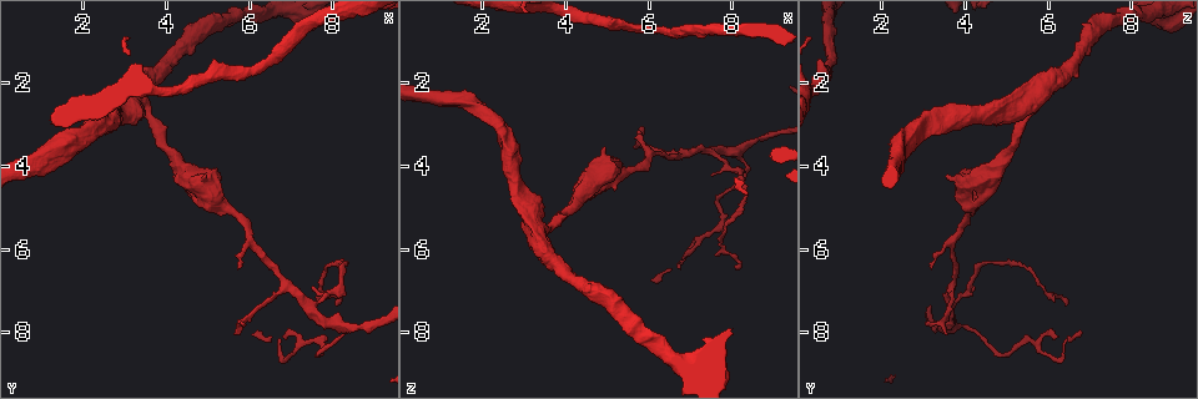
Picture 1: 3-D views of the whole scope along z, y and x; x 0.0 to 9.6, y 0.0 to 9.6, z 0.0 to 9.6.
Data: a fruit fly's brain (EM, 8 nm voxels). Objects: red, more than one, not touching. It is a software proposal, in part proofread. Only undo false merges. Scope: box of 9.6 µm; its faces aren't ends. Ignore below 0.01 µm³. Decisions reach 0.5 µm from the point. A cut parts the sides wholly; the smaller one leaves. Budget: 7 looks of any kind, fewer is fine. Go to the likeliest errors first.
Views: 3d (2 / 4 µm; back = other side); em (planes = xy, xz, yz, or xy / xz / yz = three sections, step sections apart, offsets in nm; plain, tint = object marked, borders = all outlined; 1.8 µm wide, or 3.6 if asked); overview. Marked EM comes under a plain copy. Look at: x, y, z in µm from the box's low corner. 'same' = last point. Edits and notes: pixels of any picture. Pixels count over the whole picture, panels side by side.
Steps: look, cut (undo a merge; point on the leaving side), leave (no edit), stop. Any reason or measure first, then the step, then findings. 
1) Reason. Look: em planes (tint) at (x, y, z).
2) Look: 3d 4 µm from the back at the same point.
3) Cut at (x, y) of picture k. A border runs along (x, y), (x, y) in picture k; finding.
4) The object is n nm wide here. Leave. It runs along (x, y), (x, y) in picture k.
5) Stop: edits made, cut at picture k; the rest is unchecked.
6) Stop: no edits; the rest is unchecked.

Calibre changes. Look: em planes (tint) at (4.30, 3.95, 4.80).

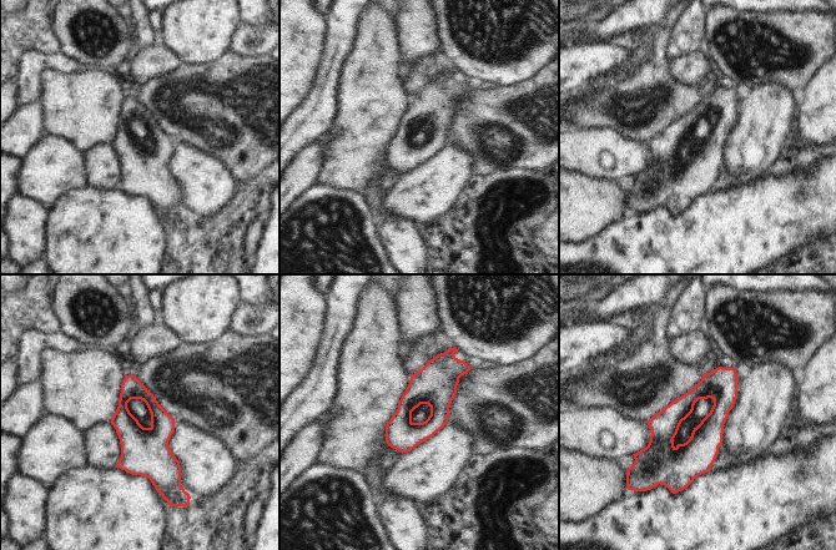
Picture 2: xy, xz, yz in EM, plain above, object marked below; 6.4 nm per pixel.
The object is 190 nm wide here. Leave. It runs along (733, 372), (698, 392), (638, 457) in picture 2; all the same neuron.

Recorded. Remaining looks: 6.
Three-way junction. Look: 3d 2 µm at (7.45, 7.35, 3.60).

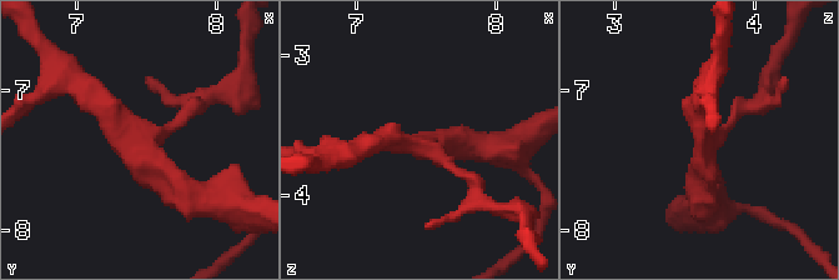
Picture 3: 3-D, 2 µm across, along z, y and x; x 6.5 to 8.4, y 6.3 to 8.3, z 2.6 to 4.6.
Need the tissue. Look: em planes (tint) at (7.42, 7.36, 3.64).

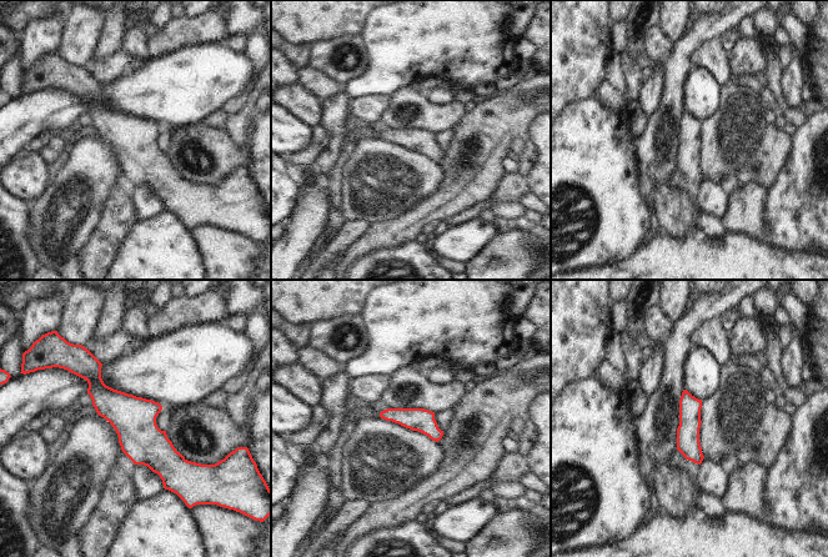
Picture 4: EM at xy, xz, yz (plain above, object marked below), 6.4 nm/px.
Leave. It runs along (89, 359), (170, 483) in picture 4; one neuron here.

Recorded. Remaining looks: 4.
Sharp bend. Look: em 3.6 µm xy step 8 (tint) at (7.55, 8.20, 5.55).

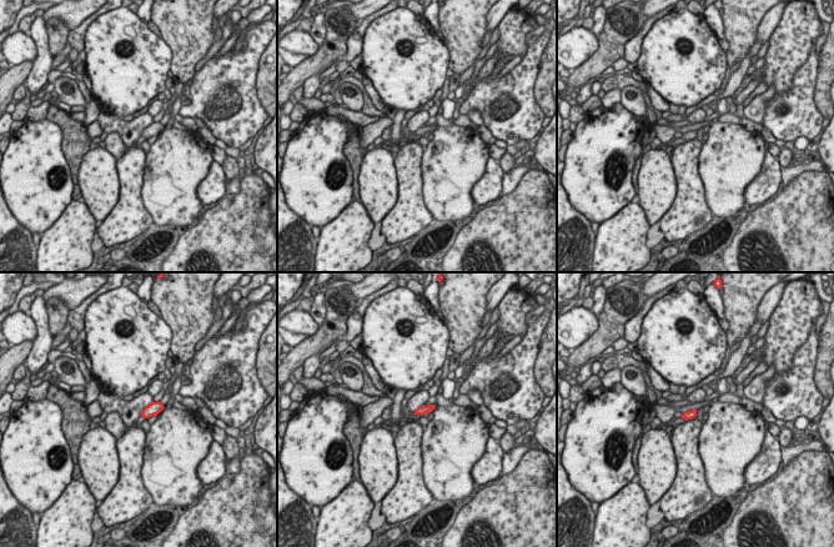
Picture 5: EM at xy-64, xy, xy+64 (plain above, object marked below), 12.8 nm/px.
Another direction. Look: em 3.6 µm planes (tint) at the same point.

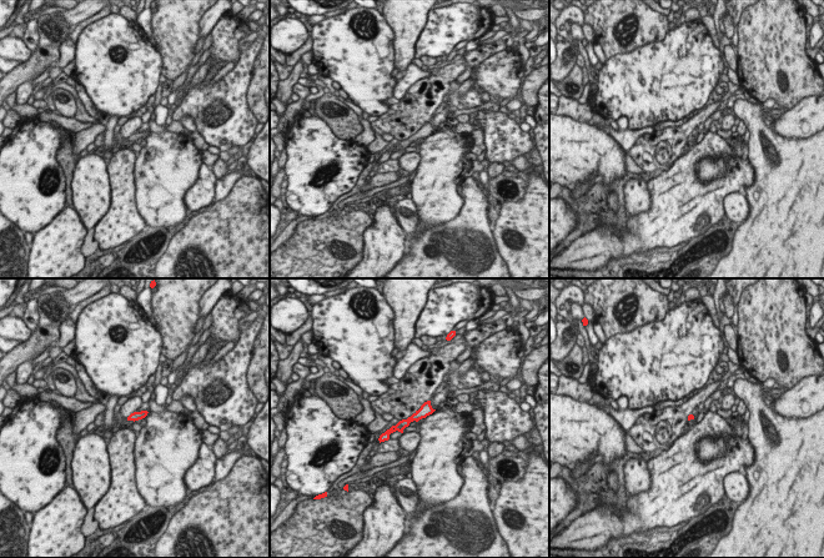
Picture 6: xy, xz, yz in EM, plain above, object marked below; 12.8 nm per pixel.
The object is 60 nm wide here. Leave. One neuron here.

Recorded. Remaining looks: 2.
Stop: no edits; the rest is unchecked.

